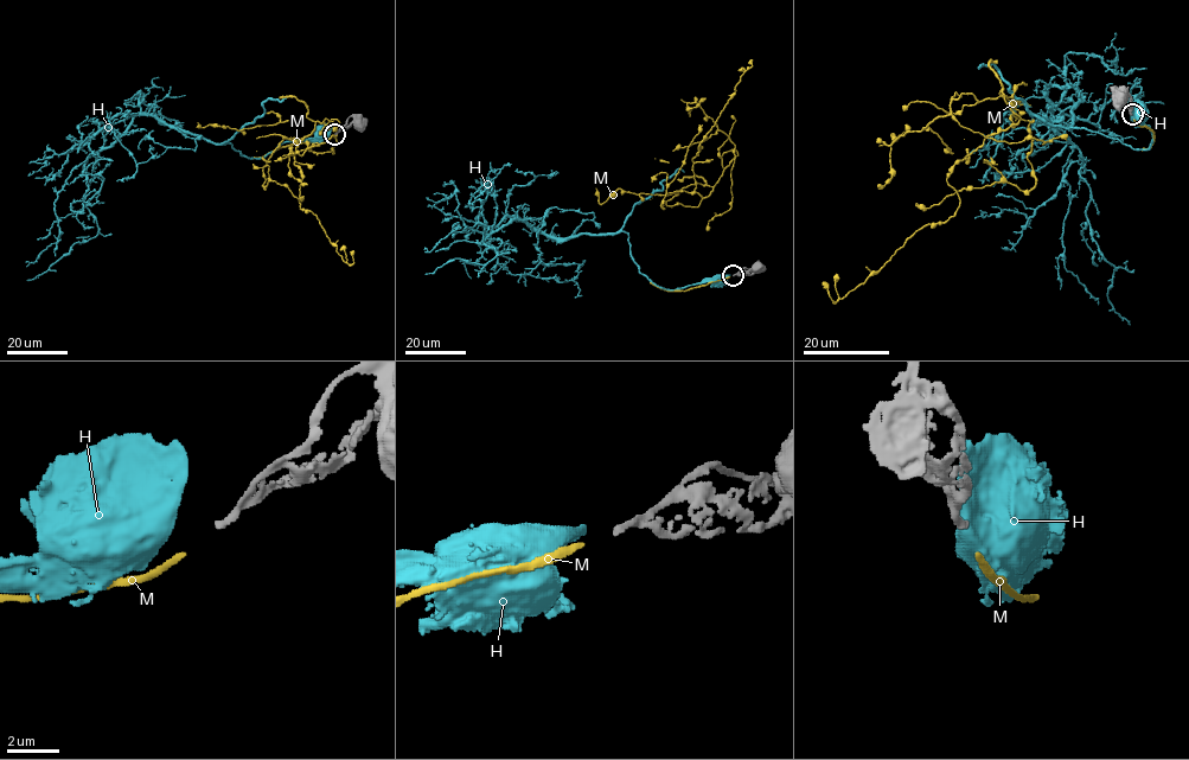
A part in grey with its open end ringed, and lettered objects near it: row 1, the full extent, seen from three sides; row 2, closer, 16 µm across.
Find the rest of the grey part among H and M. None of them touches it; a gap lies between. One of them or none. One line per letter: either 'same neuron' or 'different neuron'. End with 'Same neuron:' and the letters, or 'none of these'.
H: different neuron
M: same neuron
Same neuron: M

